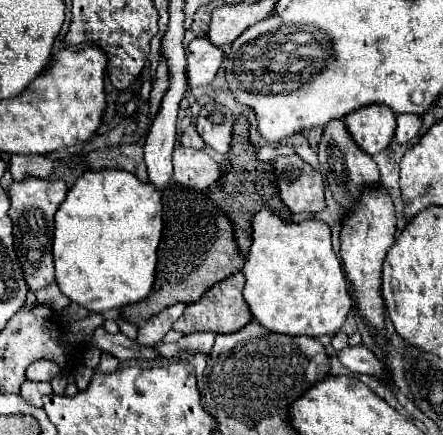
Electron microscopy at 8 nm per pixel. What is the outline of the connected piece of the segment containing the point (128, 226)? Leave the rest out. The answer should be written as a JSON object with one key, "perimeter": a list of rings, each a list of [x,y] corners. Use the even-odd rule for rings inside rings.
{"perimeter":[[[120,169],[86,171],[68,191],[62,207],[54,215],[54,267],[60,291],[88,311],[102,313],[132,305],[148,295],[156,271],[156,249],[162,235],[160,191],[150,183],[140,183],[132,173]]]}

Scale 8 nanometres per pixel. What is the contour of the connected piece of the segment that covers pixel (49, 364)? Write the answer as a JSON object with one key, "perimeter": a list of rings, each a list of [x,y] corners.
{"perimeter":[[[36,361],[28,367],[26,379],[30,379],[30,381],[50,381],[58,373],[60,373],[58,363],[54,363],[54,361]]]}

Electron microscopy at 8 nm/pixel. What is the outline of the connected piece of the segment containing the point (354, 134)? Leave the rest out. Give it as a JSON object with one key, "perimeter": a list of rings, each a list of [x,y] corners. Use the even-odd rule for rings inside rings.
{"perimeter":[[[364,107],[356,115],[346,115],[346,129],[352,141],[368,155],[380,153],[394,137],[396,115],[388,107]]]}

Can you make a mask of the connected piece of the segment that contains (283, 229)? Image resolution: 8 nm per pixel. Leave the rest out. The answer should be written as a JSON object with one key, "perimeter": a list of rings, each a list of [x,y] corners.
{"perimeter":[[[268,209],[258,211],[252,221],[252,245],[242,273],[246,277],[244,299],[250,307],[252,319],[272,333],[292,337],[308,335],[316,339],[322,335],[334,335],[340,331],[342,323],[346,321],[346,315],[352,309],[348,283],[344,279],[340,261],[332,249],[330,227],[324,221],[308,219],[302,223],[284,223]]]}

